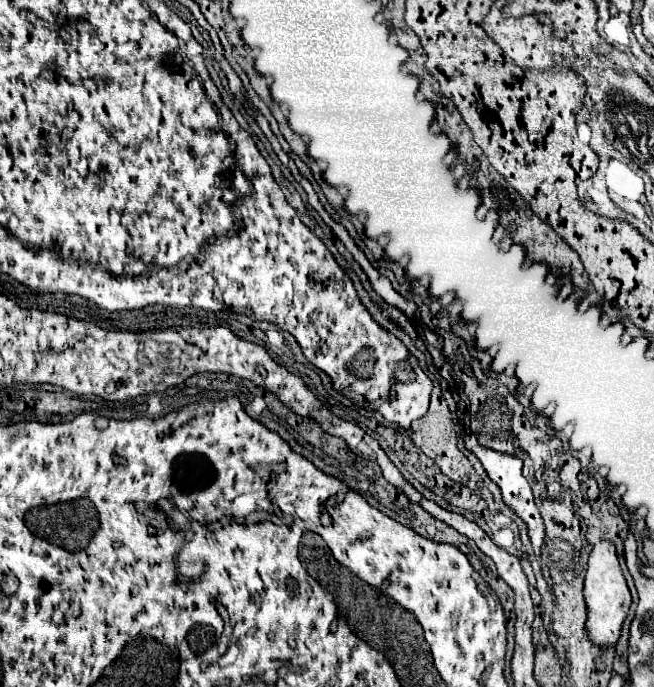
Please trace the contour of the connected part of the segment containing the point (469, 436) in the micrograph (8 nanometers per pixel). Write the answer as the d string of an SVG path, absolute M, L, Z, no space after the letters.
M464 429L464 439L466 439L466 449L472 451L472 453L482 461L482 465L484 465L488 477L490 477L494 483L498 483L498 487L500 487L500 491L502 491L502 497L504 497L504 503L510 505L510 507L526 521L526 525L528 525L528 535L530 535L534 553L536 553L536 557L540 559L540 547L542 547L542 541L544 541L544 525L542 525L542 517L540 517L540 513L538 513L538 509L536 509L536 505L534 505L532 489L530 489L528 481L526 481L524 475L522 475L522 461L520 461L518 457L510 455L510 453L498 453L498 451L494 451L494 449L488 449L488 447L480 445L480 443L478 443L478 437L476 437L470 429Z

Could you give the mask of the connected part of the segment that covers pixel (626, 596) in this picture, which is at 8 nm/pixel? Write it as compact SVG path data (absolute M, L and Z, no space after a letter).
M600 541L594 545L590 559L588 559L588 569L586 569L586 581L584 581L584 599L588 605L588 621L586 629L592 639L592 643L604 647L612 645L620 637L622 623L630 611L630 589L626 585L626 577L620 569L620 561L616 555L616 545L612 541Z

